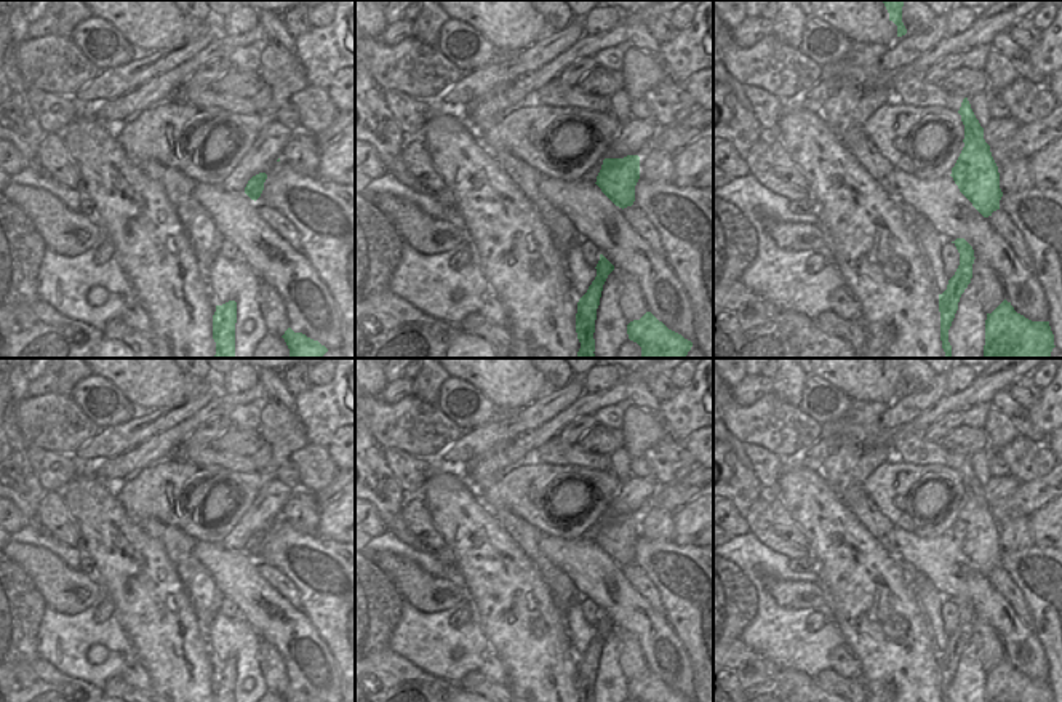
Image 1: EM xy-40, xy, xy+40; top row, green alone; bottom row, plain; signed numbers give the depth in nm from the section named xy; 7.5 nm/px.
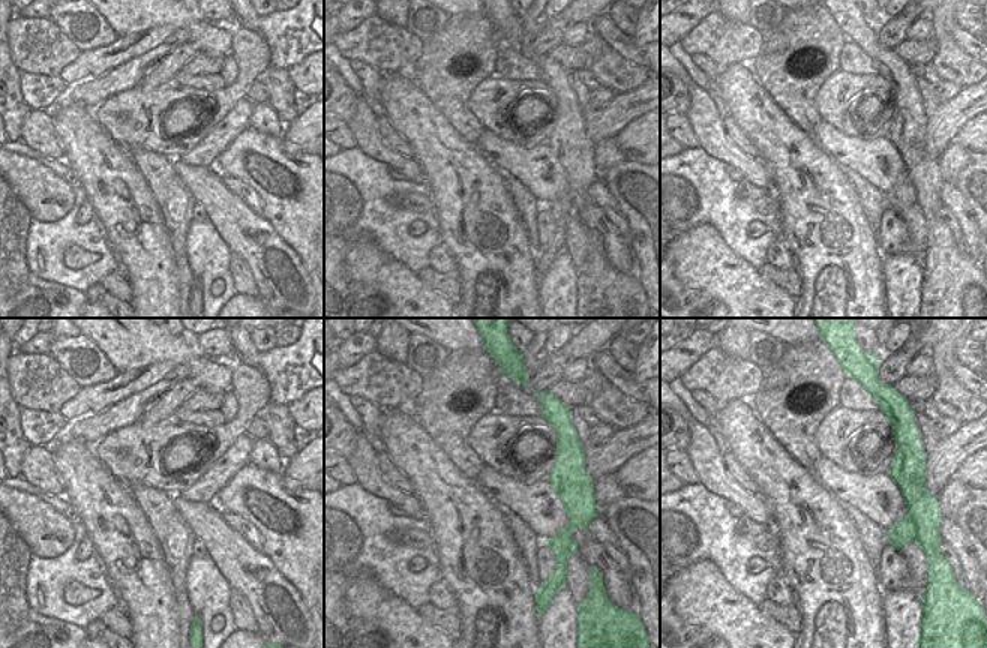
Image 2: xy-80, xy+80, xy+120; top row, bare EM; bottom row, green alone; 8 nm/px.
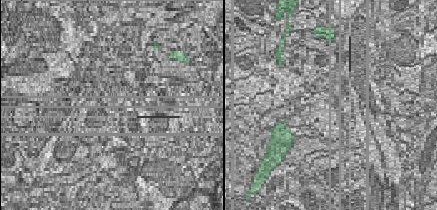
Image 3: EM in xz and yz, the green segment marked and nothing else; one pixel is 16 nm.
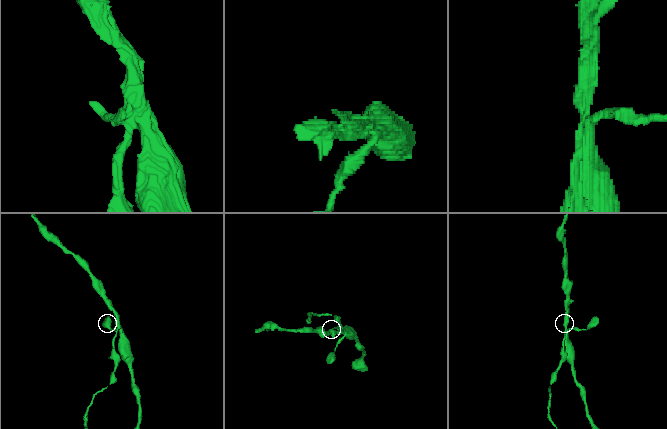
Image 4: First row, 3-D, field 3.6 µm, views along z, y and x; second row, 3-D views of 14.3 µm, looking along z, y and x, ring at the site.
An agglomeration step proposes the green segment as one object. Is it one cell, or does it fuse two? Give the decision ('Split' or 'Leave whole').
Split

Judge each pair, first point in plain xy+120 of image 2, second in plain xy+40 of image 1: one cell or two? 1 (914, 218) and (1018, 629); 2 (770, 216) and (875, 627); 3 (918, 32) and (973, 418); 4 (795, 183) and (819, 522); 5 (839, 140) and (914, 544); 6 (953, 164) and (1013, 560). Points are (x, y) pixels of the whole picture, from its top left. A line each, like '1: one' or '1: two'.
1: two
2: two
3: one
4: one
5: one
6: two

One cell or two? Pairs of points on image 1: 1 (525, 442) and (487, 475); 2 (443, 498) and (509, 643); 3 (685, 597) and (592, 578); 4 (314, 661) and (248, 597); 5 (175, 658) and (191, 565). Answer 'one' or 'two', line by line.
1: two
2: one
3: two
4: one
5: two

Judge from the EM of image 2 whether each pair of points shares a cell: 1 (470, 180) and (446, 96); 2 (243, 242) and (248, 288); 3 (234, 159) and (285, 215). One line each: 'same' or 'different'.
1: different
2: different
3: same

